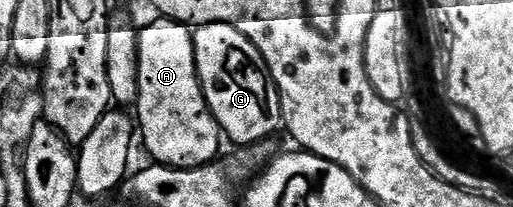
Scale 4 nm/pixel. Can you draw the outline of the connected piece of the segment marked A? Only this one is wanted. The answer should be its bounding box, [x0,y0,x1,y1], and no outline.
[136,19,224,169]

